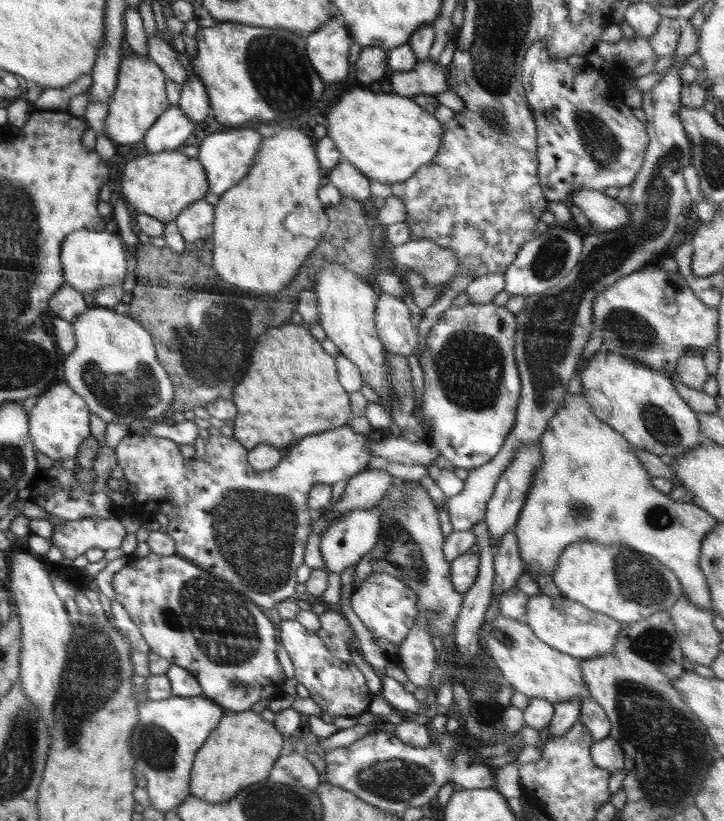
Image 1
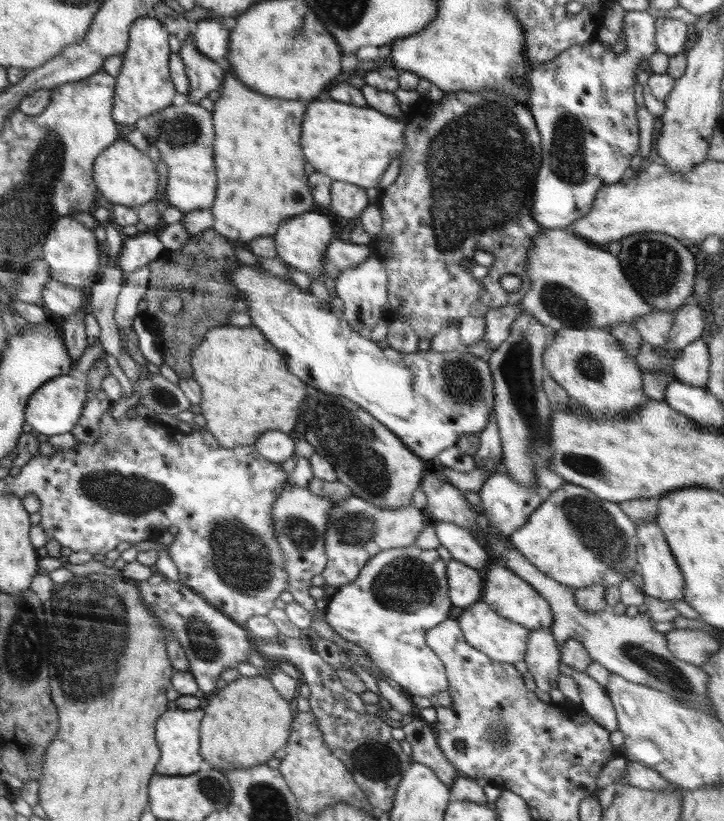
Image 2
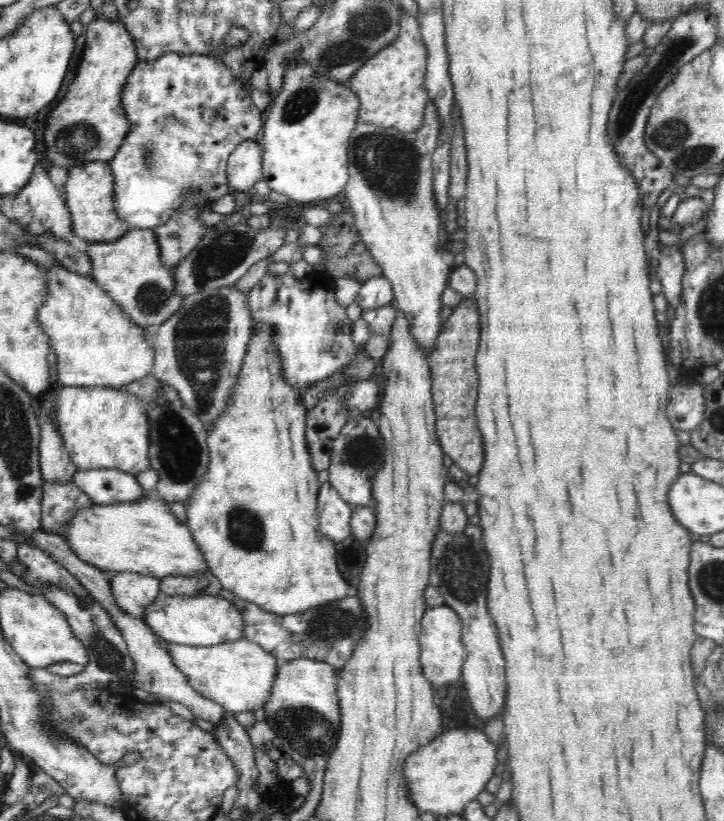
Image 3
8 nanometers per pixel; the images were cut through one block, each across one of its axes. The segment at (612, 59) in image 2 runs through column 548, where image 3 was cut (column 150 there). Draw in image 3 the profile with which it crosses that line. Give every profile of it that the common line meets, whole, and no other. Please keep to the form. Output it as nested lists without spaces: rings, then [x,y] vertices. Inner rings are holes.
[[[219,52],[189,55],[168,53],[153,61],[138,60],[137,64],[134,65],[133,71],[126,79],[126,84],[122,89],[121,101],[124,114],[130,123],[130,130],[128,130],[122,146],[118,148],[118,152],[111,159],[111,170],[114,174],[114,205],[118,217],[124,220],[130,228],[134,229],[154,229],[156,226],[166,224],[170,218],[178,214],[187,201],[194,201],[197,195],[200,199],[208,199],[208,201],[214,202],[225,196],[230,192],[227,187],[228,176],[226,175],[229,157],[234,153],[234,150],[237,150],[239,145],[242,145],[242,142],[259,141],[264,126],[264,113],[252,103],[250,94],[240,84],[237,76],[229,68],[226,68]]]

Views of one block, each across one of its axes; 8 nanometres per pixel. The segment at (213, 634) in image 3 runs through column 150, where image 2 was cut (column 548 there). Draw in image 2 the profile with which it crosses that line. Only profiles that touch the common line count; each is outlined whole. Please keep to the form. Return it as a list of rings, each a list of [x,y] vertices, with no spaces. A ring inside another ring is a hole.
[[[498,562],[490,563],[489,567],[483,571],[483,577],[483,601],[494,613],[524,626],[529,632],[551,628],[554,623],[554,615],[552,615],[550,605],[531,584]]]

